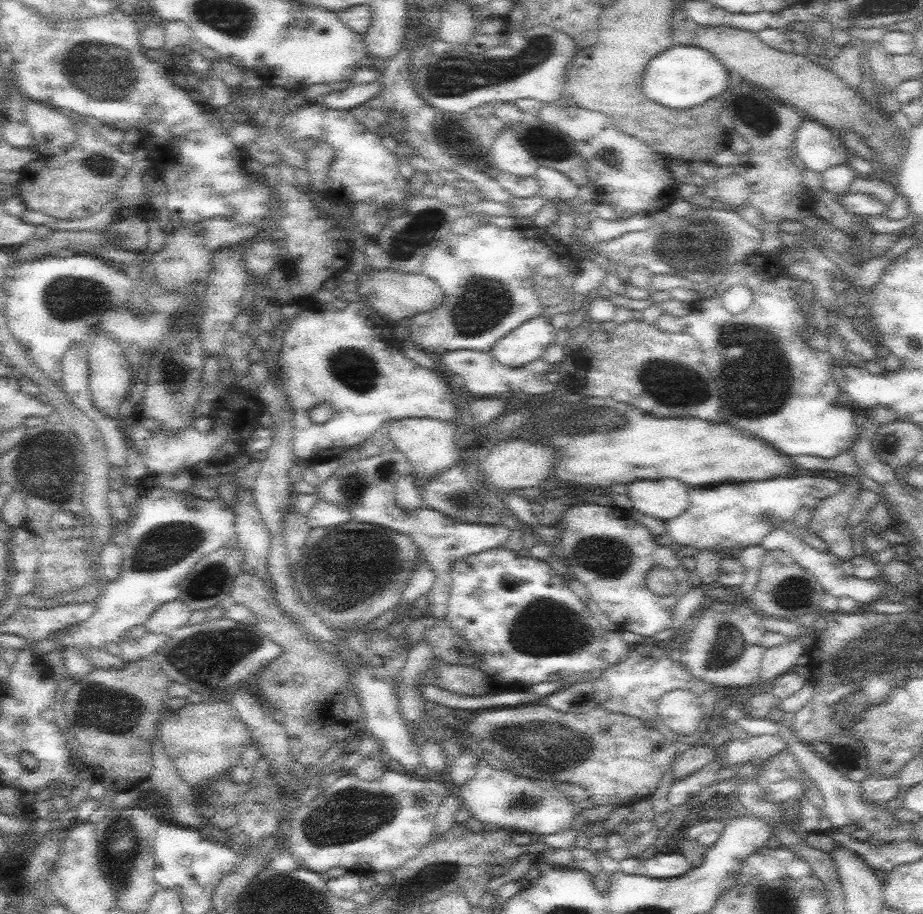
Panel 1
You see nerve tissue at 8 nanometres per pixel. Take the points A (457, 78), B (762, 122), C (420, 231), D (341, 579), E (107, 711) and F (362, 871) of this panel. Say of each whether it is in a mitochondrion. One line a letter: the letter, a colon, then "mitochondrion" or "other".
A: mitochondrion
B: mitochondrion
C: mitochondrion
D: mitochondrion
E: mitochondrion
F: other

